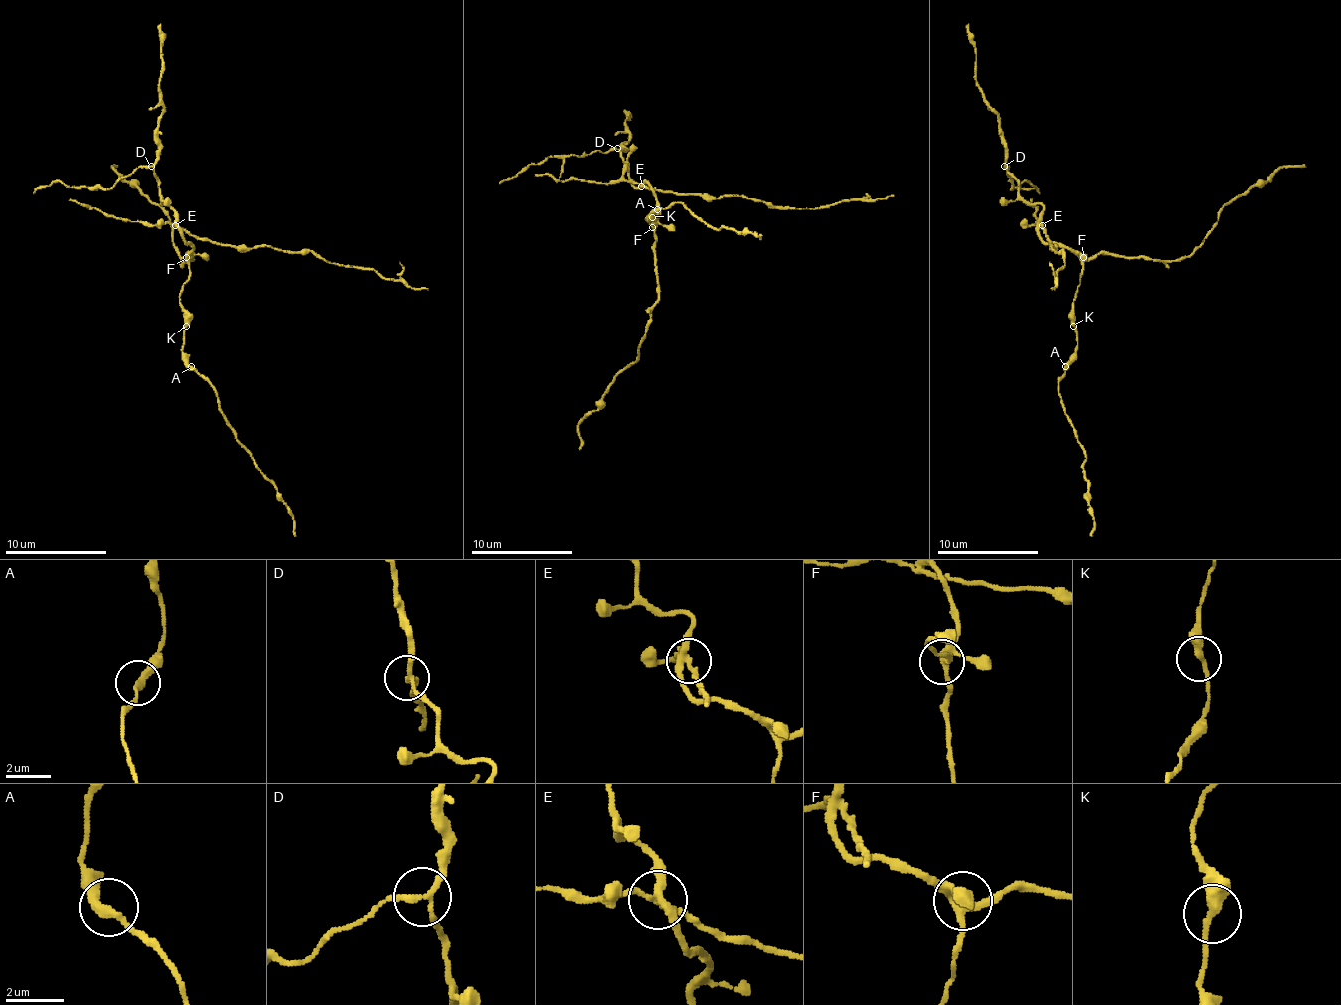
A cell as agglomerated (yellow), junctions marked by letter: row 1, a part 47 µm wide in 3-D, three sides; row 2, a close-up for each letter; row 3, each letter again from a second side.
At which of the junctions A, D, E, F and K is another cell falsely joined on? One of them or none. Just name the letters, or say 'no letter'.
E

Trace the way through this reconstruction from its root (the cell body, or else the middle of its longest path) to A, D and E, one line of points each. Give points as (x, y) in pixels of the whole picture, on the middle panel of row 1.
A: (655, 227), (647, 217), (650, 222), (650, 217), (657, 209)
D: (655, 227), (652, 222), (660, 212), (655, 191), (647, 184), (634, 186), (629, 181), (629, 169), (617, 148)
E: (655, 227), (652, 222), (660, 212), (657, 199), (647, 184), (642, 186)

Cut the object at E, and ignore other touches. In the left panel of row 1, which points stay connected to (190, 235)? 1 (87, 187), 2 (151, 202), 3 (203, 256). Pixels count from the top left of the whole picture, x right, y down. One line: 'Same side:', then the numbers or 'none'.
Same side: none

